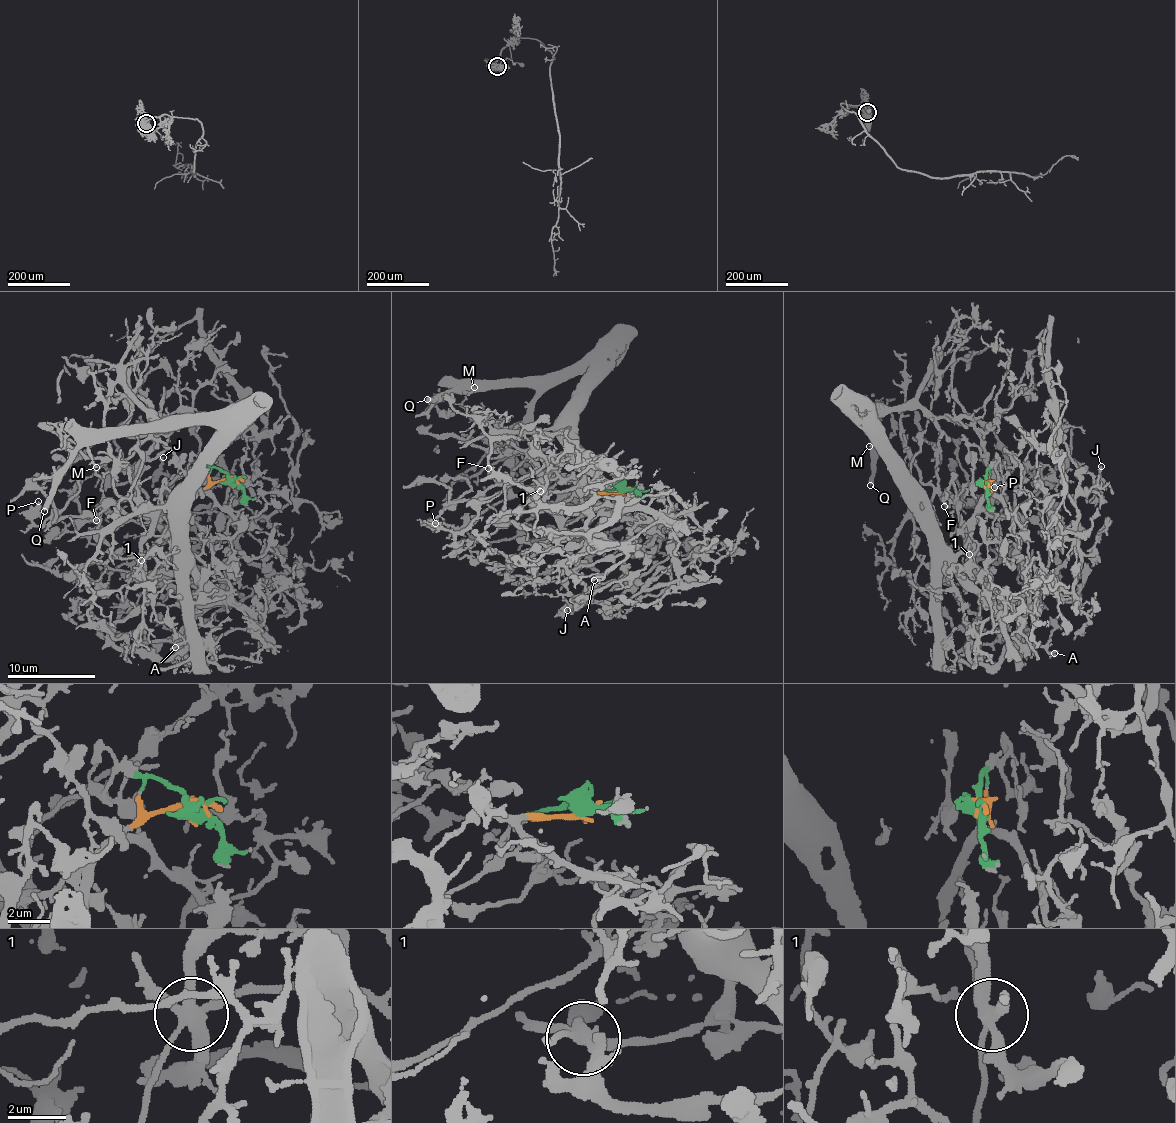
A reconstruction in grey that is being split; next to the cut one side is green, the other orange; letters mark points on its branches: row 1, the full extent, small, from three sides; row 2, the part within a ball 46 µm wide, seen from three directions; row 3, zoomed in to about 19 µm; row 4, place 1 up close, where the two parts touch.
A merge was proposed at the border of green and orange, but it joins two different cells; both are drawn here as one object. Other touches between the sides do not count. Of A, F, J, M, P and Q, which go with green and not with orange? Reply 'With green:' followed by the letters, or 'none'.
With green: A, F, J, P

